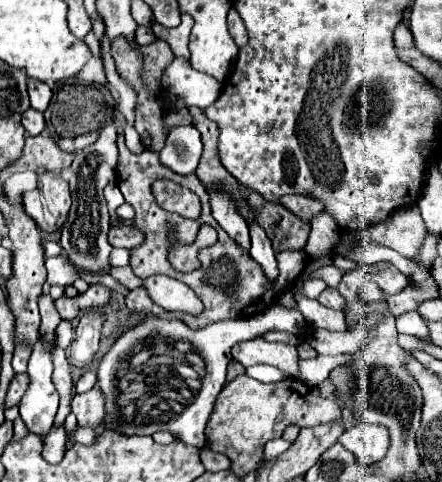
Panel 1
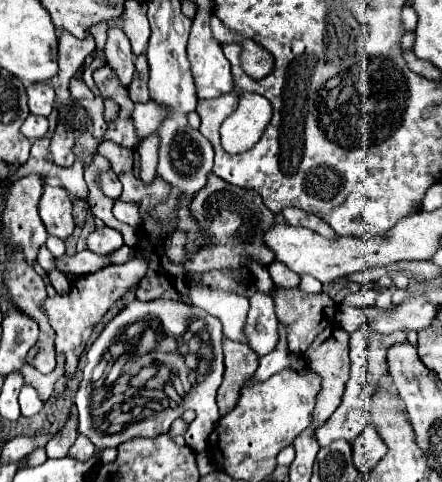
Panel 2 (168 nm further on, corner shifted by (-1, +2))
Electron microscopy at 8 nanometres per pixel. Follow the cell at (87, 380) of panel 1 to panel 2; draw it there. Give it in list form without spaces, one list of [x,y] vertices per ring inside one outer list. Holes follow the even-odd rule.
[[[63,428],[63,430],[55,436],[55,438],[51,438],[51,440],[47,442],[47,448],[45,448],[47,456],[53,456],[53,458],[63,458],[63,456],[69,452],[71,444],[75,442],[75,438],[77,438],[77,432],[75,432],[75,430]]]

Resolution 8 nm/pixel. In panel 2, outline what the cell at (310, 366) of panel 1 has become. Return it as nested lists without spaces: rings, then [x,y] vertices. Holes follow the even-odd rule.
[[[281,324],[281,340],[279,340],[279,346],[271,352],[271,356],[259,360],[259,368],[257,368],[257,372],[253,374],[255,382],[265,382],[265,380],[271,378],[275,372],[289,368],[289,366],[291,366],[291,356],[293,356],[293,354],[291,354],[289,348],[287,348],[287,332],[285,332],[285,326]]]

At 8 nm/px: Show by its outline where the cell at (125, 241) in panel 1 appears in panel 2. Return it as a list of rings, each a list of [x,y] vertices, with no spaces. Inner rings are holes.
[[[97,228],[87,236],[87,248],[99,256],[107,256],[111,252],[115,252],[117,248],[123,246],[123,236],[121,232],[113,230],[113,228]]]

